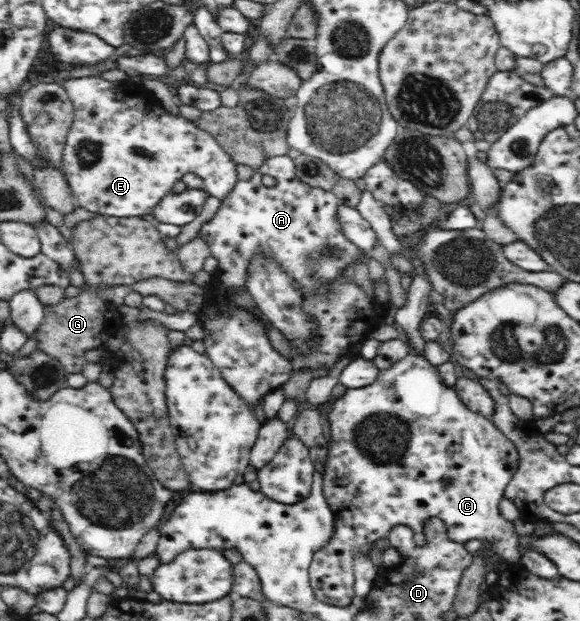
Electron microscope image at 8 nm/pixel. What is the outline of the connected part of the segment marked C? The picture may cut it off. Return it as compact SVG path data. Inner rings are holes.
M411 354L405 356L403 360L395 362L391 368L381 369L378 374L378 380L373 384L364 388L347 389L347 392L333 404L331 415L329 415L329 428L331 429L331 441L328 442L328 458L325 468L327 470L327 478L323 482L324 496L328 501L329 508L335 513L335 532L325 544L324 548L317 551L309 568L310 585L316 594L319 601L323 601L327 605L349 605L354 598L354 568L353 560L357 553L364 553L367 555L370 546L380 538L388 538L389 532L393 527L407 526L413 531L414 541L417 546L426 544L425 534L423 533L423 524L427 518L440 518L445 523L448 537L453 542L464 544L469 540L477 539L482 543L488 542L490 548L494 550L501 560L516 564L521 558L521 551L519 551L519 534L513 526L511 521L506 520L501 513L499 513L499 501L504 498L505 487L508 486L509 481L513 478L515 471L518 468L518 451L501 431L496 427L492 421L484 417L482 414L473 412L470 408L465 406L461 401L460 394L457 390L447 388L444 378L440 375L437 366L432 362L427 361L423 356Z

